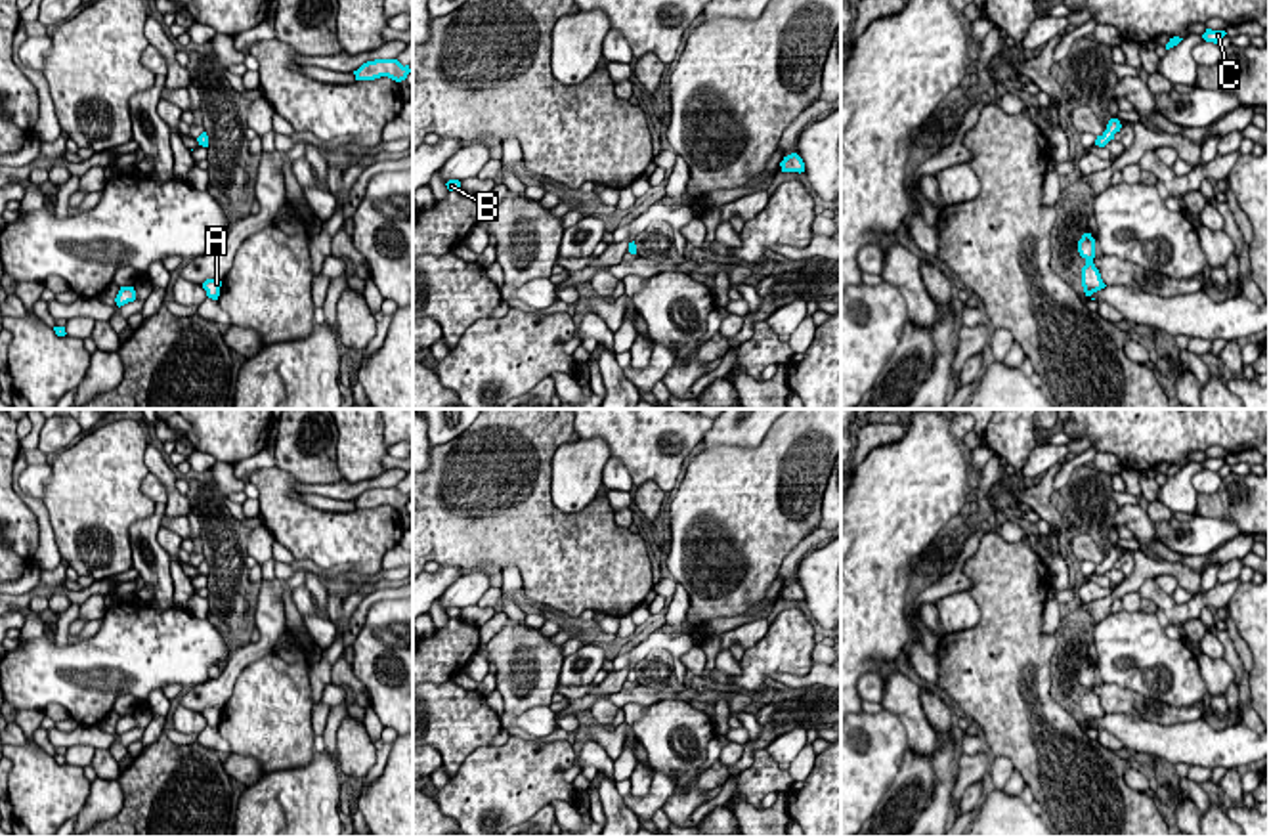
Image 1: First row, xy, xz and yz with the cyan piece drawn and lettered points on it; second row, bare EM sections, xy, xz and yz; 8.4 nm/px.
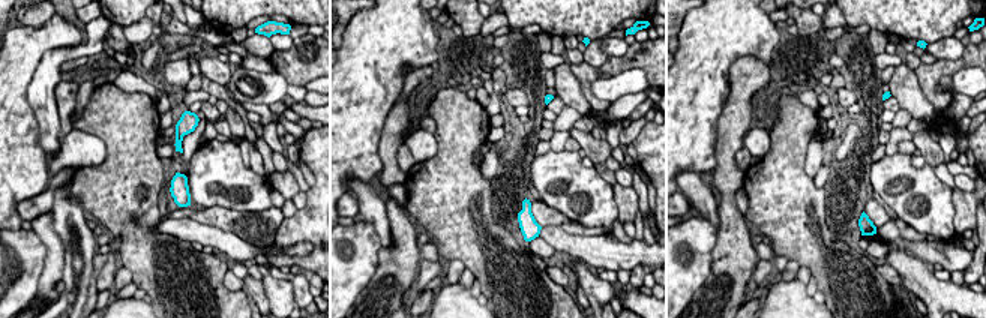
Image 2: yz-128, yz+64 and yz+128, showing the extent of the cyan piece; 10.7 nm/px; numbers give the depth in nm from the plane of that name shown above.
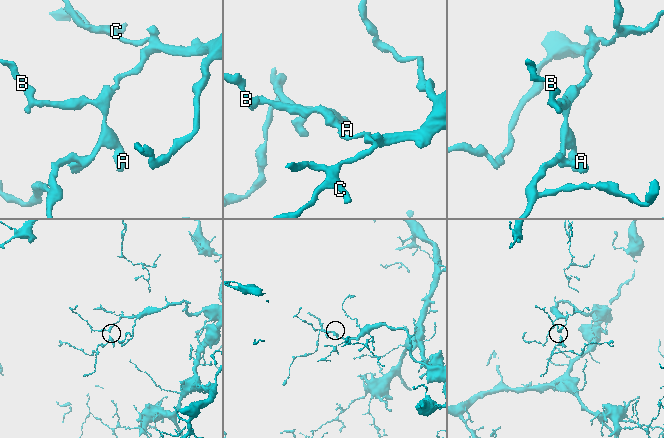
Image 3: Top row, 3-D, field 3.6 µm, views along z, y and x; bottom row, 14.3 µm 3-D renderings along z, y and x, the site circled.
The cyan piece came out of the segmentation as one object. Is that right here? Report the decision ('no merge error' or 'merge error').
merge error

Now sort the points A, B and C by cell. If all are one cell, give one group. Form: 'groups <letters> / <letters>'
groups A B / C

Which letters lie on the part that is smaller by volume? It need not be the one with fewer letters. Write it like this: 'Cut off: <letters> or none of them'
Cut off: A, B

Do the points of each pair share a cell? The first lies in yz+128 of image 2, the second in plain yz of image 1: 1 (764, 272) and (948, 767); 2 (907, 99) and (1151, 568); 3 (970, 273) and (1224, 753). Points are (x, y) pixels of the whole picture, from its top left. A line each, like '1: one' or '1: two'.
1: two
2: two
3: two

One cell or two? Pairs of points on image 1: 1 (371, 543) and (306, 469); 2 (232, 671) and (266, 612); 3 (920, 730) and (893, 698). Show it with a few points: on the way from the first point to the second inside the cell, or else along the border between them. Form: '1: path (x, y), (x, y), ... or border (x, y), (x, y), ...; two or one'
1: border (276, 465), (301, 482); two
2: path (245, 656), (266, 639), (266, 627); one
3: path (914, 723), (901, 706); one

